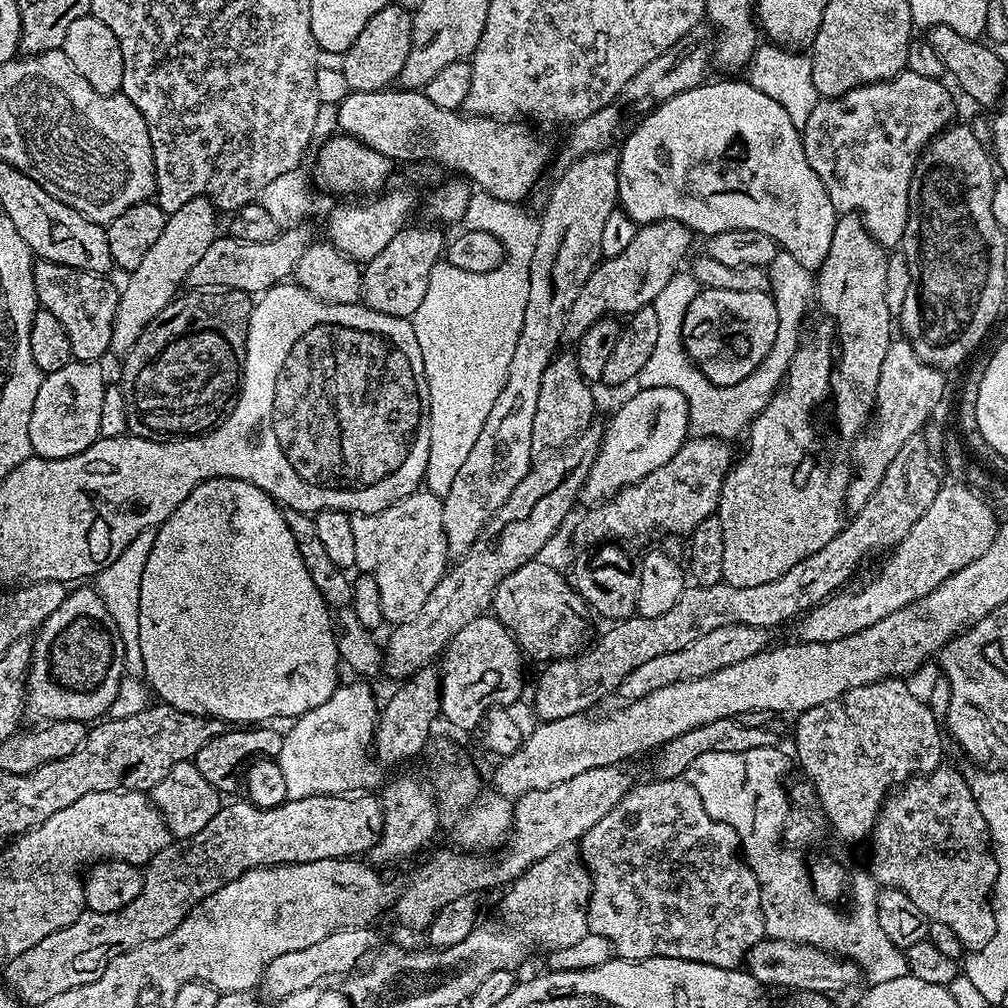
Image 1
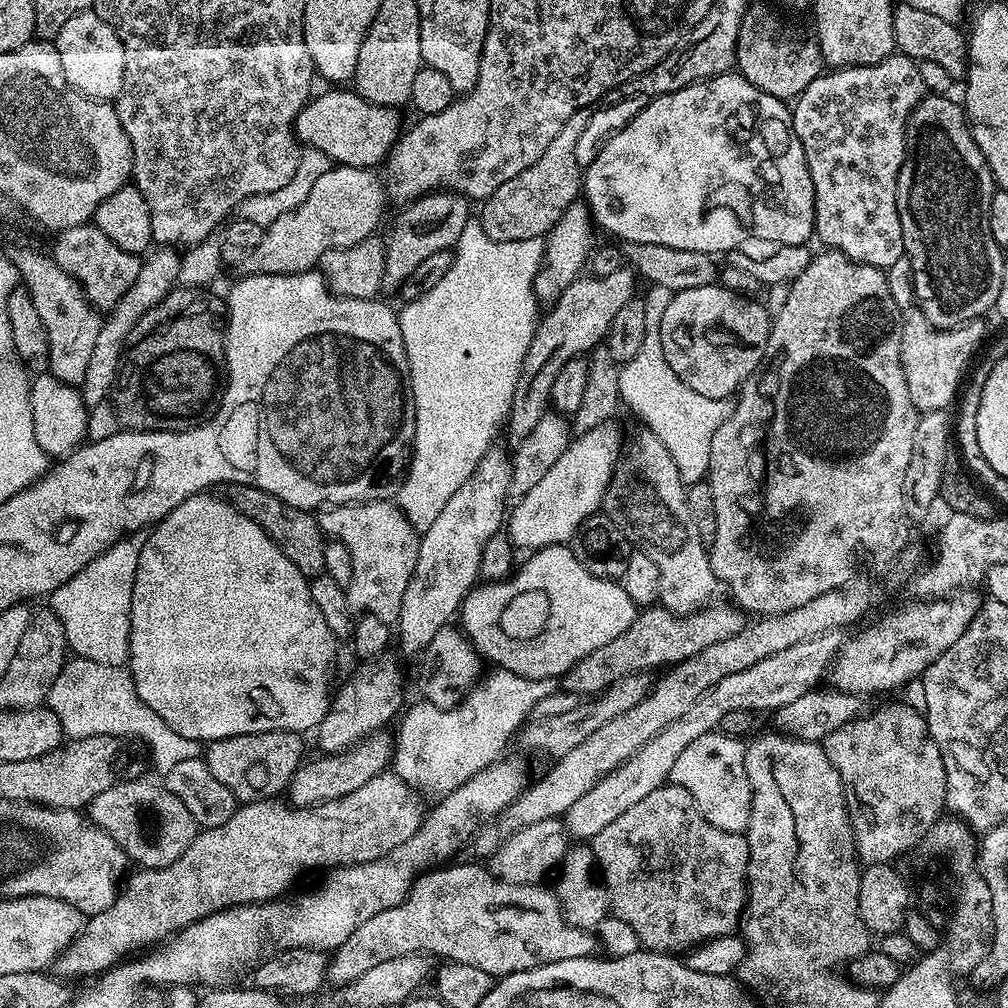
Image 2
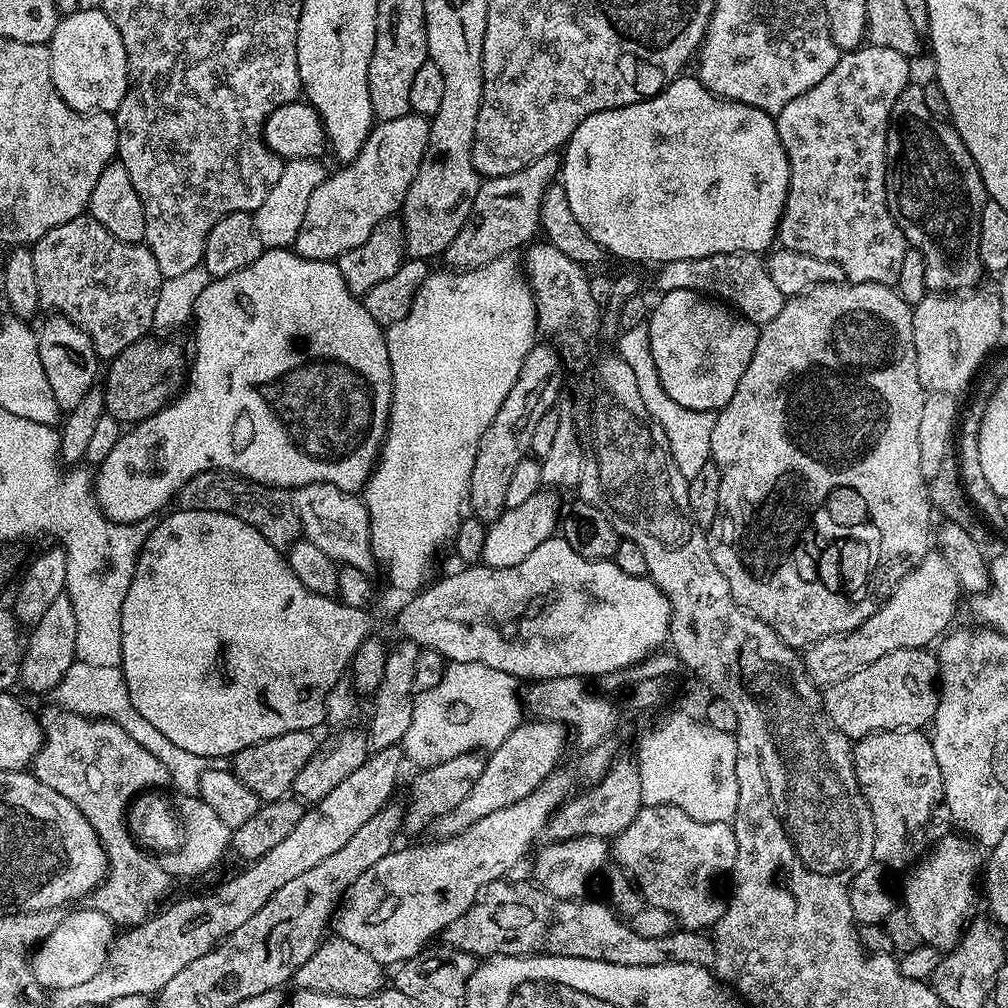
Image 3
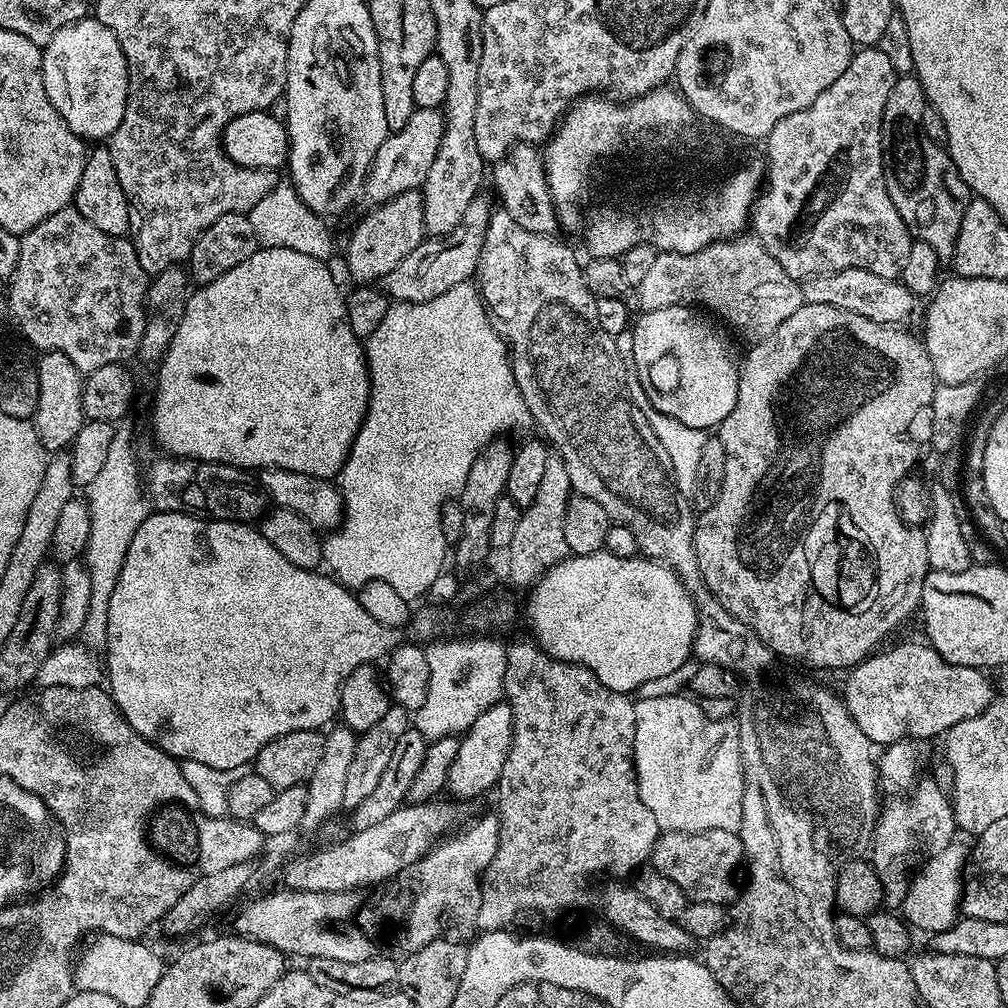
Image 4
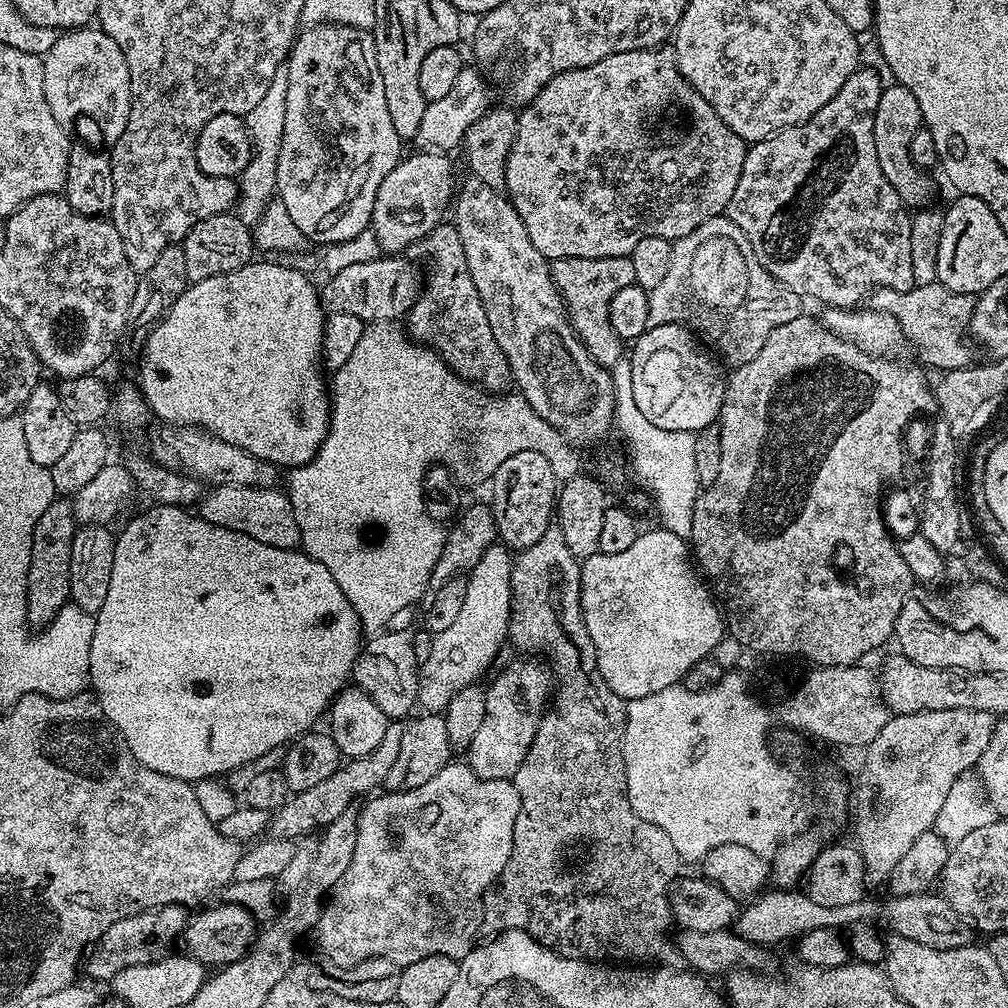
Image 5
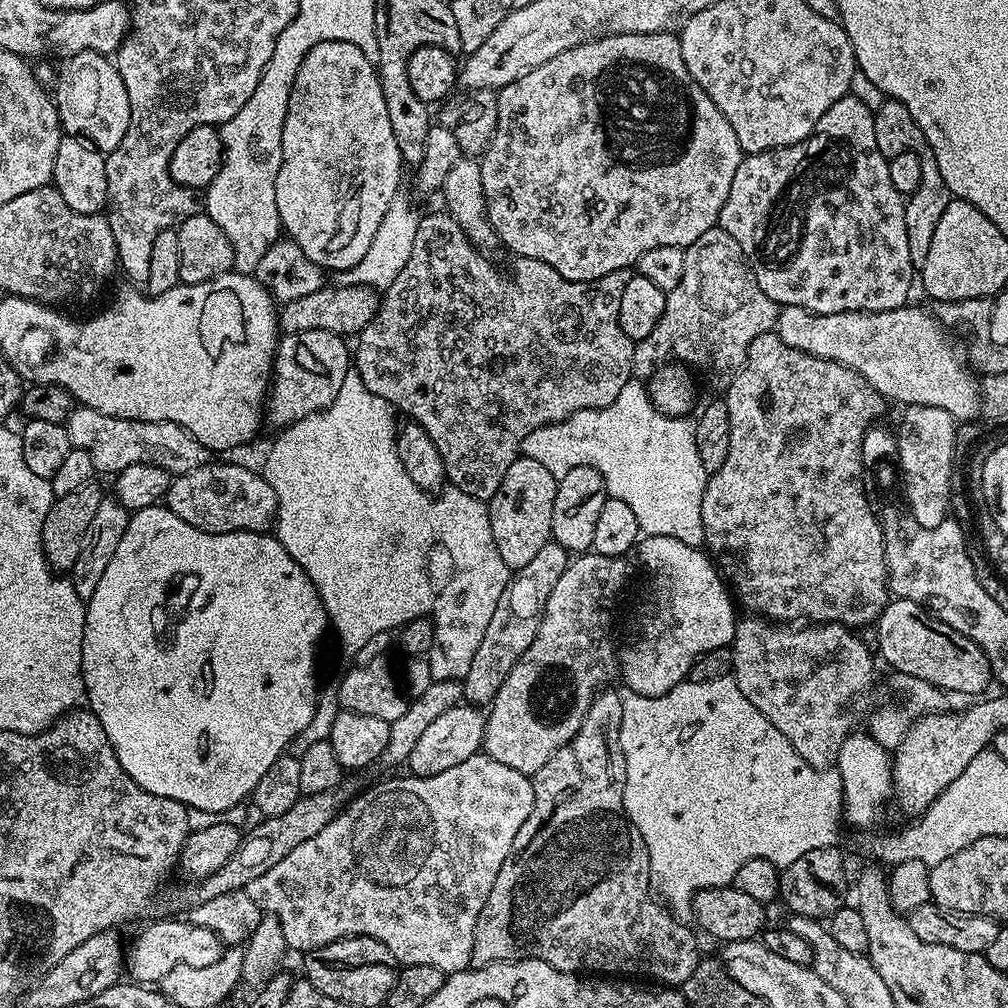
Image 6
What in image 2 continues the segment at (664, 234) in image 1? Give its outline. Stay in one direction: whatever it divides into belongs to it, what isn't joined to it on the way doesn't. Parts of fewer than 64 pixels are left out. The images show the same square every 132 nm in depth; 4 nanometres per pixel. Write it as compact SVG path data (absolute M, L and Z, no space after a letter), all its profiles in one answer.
M623 266L606 277L591 274L581 275L580 279L570 282L566 290L556 299L545 318L537 323L536 333L530 342L530 350L526 350L524 365L520 371L520 381L514 390L512 409L508 411L506 432L512 442L519 442L538 426L538 418L549 411L548 395L554 386L554 378L566 362L591 353L607 337L614 318L618 318L618 310L626 306L636 295L638 277L631 267Z

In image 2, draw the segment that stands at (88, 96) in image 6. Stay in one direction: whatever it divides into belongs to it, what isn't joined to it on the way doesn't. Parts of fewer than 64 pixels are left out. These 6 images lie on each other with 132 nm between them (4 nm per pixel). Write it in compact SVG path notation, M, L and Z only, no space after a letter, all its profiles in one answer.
M95 10L74 14L74 18L62 26L54 43L58 58L62 58L62 74L66 74L66 82L70 82L74 90L91 100L115 101L122 90L126 54L118 34L114 34L111 26Z

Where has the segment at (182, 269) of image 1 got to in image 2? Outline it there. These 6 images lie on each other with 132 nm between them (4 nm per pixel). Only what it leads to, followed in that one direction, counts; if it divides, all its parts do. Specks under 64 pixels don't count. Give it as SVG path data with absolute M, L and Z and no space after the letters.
M160 246L147 259L141 263L134 286L130 286L130 290L126 290L126 294L120 299L119 304L111 309L101 323L98 343L94 346L82 385L84 403L89 408L105 403L111 397L116 386L116 375L120 373L120 359L124 357L124 346L130 330L134 330L134 326L144 317L145 312L149 312L154 305L162 302L164 297L177 287L181 259L181 253L177 249Z

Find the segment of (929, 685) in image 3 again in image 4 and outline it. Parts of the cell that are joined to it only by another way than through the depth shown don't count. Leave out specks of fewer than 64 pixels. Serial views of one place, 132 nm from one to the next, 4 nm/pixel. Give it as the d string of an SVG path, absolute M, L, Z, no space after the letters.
M927 642L896 644L885 652L880 651L873 651L867 660L860 661L845 675L848 677L844 680L842 691L842 699L850 718L854 718L858 730L862 730L862 734L866 734L873 745L887 746L900 740L921 742L931 736L943 737L954 726L958 726L958 722L966 722L966 718L982 714L982 710L986 710L986 706L993 702L994 688L992 692L987 671L946 662Z

